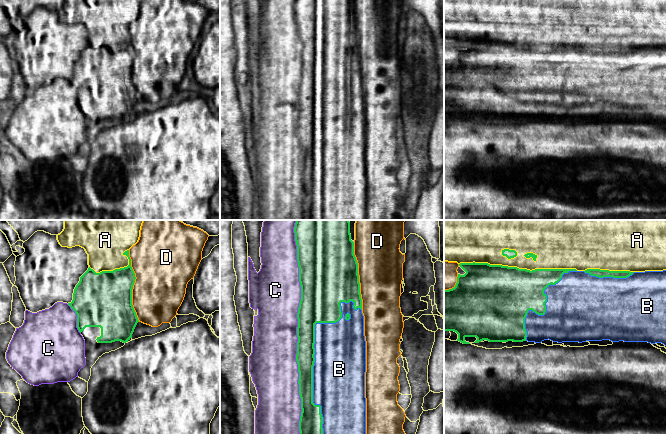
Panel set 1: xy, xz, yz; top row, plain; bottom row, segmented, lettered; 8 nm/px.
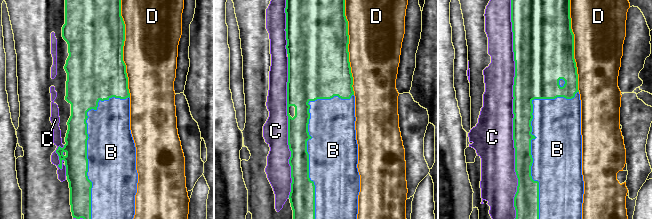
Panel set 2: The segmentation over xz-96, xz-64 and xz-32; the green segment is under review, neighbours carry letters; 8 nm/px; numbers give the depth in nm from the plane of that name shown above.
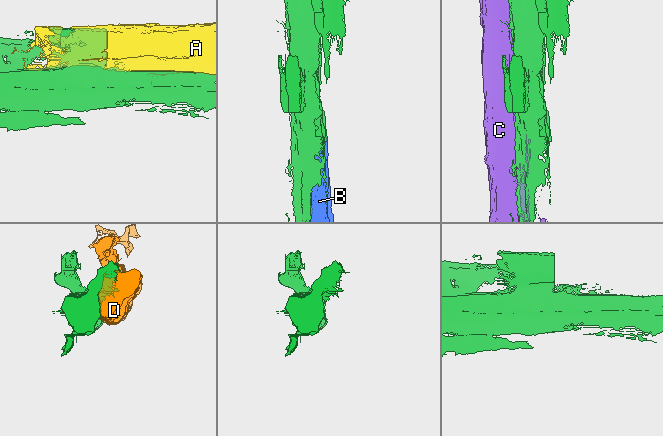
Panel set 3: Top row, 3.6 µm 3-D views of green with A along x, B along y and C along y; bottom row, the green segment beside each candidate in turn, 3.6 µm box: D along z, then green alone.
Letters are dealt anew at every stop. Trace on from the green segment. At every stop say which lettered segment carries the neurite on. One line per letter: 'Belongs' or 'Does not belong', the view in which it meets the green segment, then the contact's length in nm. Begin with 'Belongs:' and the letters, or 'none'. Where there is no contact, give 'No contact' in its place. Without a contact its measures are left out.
Belongs: B
A: Does not belong. Touches green in yz. Shared border 950 nm
B: Belongs. Touches green in xz. Shared border 1150 nm
C: Does not belong. Touches green in xz. Shared border 1750 nm
D: Does not belong. Touches green in xy. Shared border 600 nm

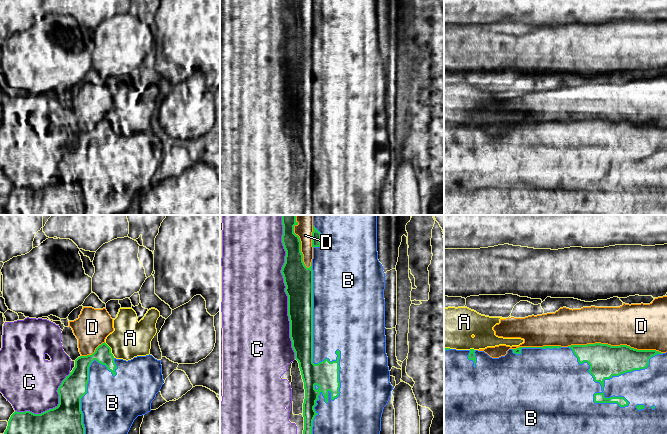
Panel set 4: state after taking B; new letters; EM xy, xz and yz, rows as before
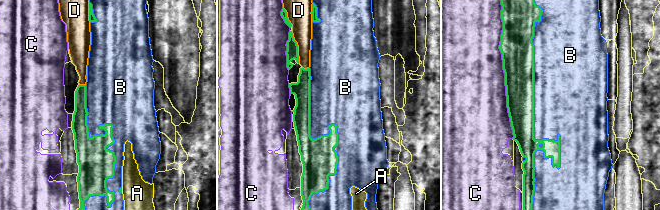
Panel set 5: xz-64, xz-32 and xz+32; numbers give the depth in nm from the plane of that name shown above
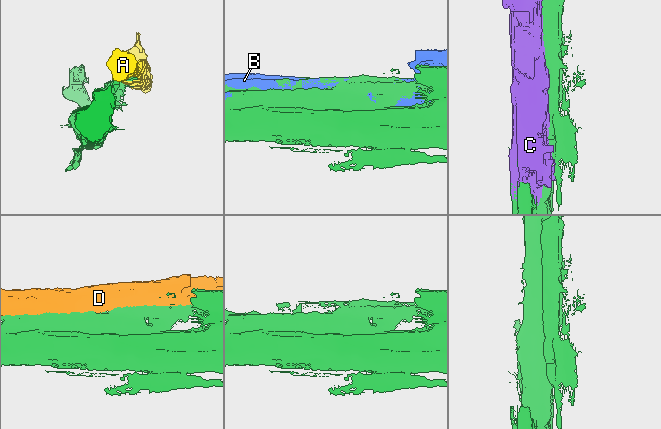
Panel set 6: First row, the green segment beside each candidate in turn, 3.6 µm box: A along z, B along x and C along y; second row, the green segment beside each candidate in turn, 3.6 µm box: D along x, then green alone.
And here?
Belongs: none
A: Does not belong. Touches green in xy. Shared border 150 nm
B: Does not belong. Touches green in xz. Shared border 1400 nm
C: Does not belong. Touches green in xz. Shared border 1100 nm
D: Does not belong. Touches green in yz. Shared border 750 nm

